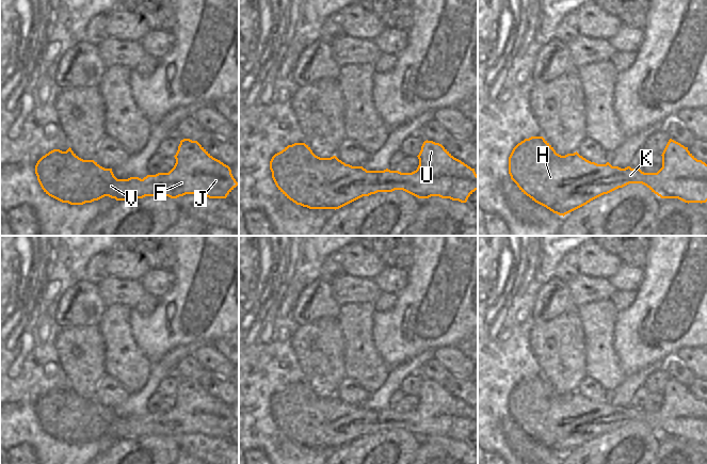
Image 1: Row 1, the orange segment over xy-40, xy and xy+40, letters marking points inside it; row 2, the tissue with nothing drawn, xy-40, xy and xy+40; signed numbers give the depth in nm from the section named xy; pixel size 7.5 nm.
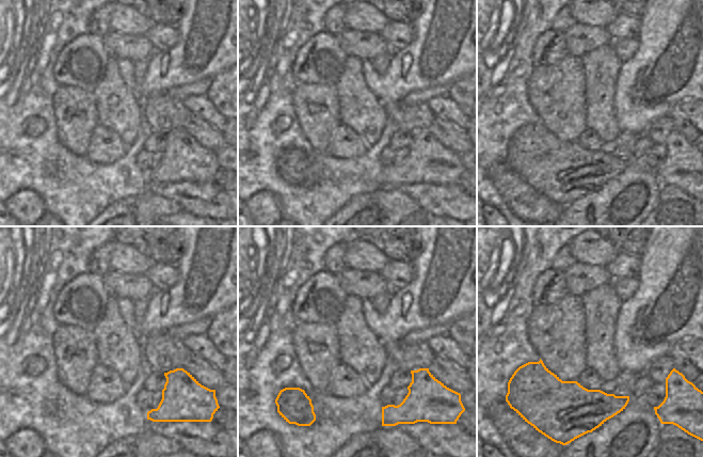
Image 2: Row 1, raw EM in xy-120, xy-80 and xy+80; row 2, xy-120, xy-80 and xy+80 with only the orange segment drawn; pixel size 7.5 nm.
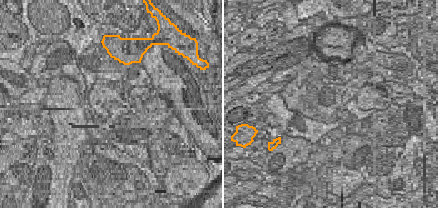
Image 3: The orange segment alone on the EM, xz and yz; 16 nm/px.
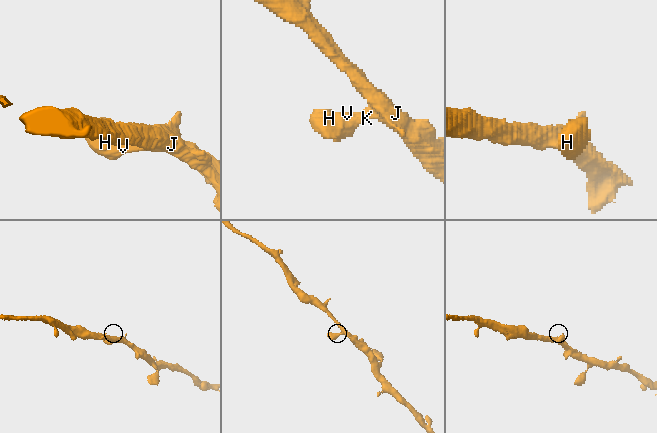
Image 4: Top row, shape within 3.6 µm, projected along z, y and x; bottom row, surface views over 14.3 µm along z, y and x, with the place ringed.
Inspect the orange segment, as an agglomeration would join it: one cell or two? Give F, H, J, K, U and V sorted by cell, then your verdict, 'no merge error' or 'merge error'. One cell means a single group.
F H J K U V | no merge error

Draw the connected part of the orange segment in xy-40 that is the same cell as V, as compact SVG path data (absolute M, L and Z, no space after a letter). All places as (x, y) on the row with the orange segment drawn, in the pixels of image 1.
M181 140L174 157L176 163L168 173L147 175L143 179L139 177L117 179L112 169L105 169L94 160L83 160L69 147L66 151L53 149L43 156L35 165L35 174L46 194L70 205L83 205L105 196L116 201L143 198L145 196L177 198L186 194L200 194L209 198L226 198L239 186L230 167L213 158L197 141Z

